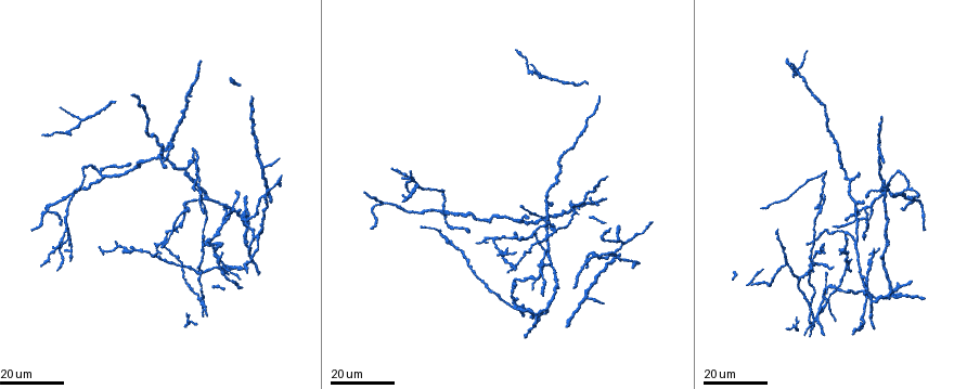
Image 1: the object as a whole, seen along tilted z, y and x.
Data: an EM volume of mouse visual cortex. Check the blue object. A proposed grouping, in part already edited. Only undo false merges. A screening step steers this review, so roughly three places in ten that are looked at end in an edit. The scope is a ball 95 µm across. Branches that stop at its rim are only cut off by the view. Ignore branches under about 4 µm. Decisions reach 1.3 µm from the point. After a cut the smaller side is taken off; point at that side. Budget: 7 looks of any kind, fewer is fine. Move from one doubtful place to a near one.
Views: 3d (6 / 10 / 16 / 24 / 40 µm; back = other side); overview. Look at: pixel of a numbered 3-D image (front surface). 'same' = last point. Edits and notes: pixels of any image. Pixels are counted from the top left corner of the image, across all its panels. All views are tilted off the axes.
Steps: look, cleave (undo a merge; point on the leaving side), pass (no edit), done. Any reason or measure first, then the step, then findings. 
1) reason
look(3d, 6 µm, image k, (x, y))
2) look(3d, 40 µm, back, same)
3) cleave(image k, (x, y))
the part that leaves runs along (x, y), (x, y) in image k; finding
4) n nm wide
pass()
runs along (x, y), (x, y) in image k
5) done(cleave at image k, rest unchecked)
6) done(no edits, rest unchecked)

three arms meet
look(3d, 24 µm, image 1, (51, 206))

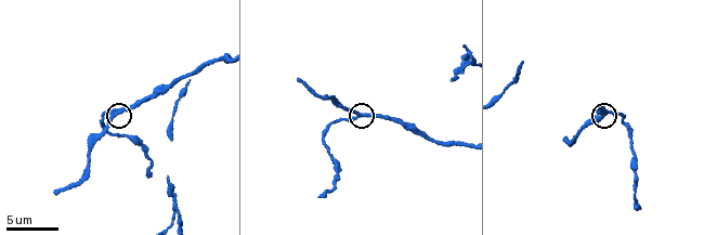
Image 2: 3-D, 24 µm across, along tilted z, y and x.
look(3d, 6 µm, image 2, (115, 114))

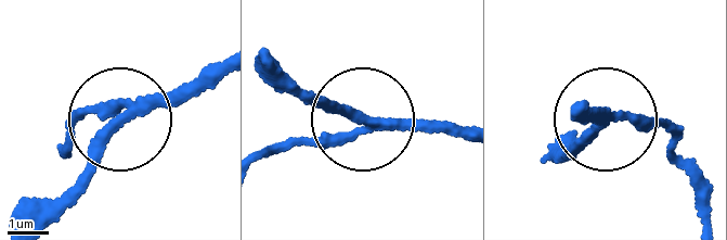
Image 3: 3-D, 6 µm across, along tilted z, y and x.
side arm 11 µm
pass()
runs along (219, 63), (133, 109), (60, 214) in image 3; one neuron here

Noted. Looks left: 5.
look(3d, 6 µm, image 2, (463, 60))

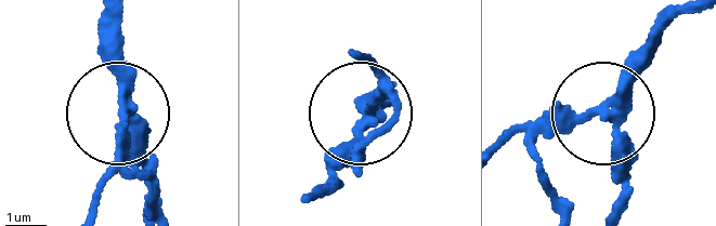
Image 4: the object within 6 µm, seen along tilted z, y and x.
look(3d, 6 µm, back, image 4, (127, 111))

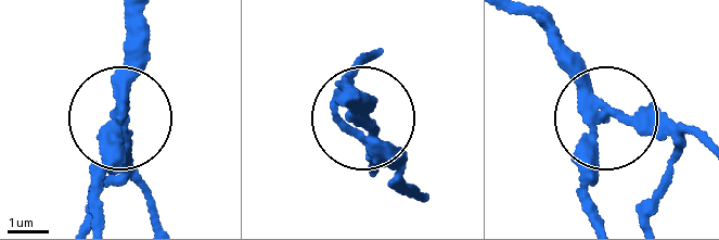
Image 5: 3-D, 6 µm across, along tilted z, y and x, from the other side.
3 arms
cleave(image 5, (657, 120))
the part that leaves runs along (595, 103), (706, 140) in image 5; two neurons meet here

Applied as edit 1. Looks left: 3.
branch point
look(3d, 24 µm, image 1, (247, 221))

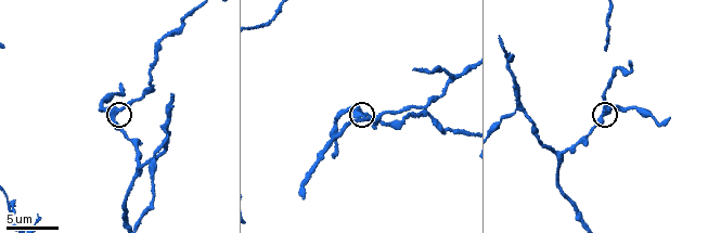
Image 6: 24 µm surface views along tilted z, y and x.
closer look
look(3d, 10 µm, image 6, (116, 109))

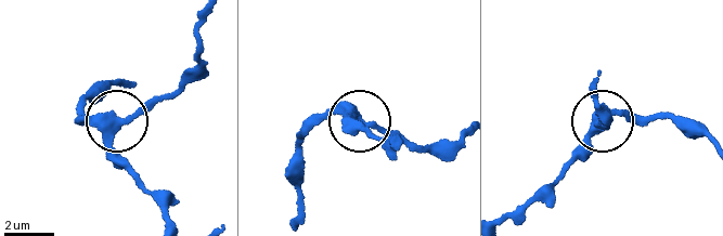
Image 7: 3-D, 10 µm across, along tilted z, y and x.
3 arms
pass()
one neuron here

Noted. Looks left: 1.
done(cleave at image 5, rest unchecked)

